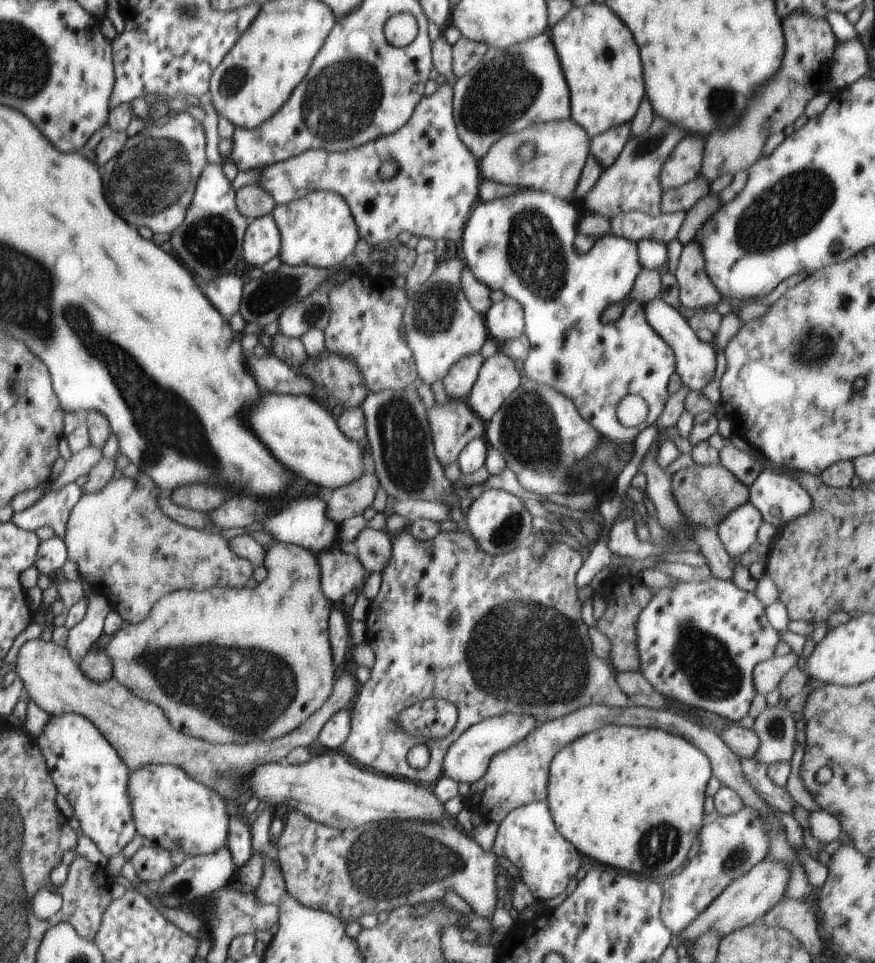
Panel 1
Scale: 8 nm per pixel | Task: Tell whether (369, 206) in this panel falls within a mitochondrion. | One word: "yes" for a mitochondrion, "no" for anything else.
no

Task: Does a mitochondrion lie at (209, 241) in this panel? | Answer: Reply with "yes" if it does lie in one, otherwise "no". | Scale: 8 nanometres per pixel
yes

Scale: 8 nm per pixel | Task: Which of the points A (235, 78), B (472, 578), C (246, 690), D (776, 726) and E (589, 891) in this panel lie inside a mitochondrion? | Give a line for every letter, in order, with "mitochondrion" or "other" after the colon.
A: mitochondrion
B: other
C: mitochondrion
D: mitochondrion
E: other

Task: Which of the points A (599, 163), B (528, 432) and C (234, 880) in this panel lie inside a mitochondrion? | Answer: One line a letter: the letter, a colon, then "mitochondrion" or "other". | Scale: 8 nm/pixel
A: other
B: mitochondrion
C: other

